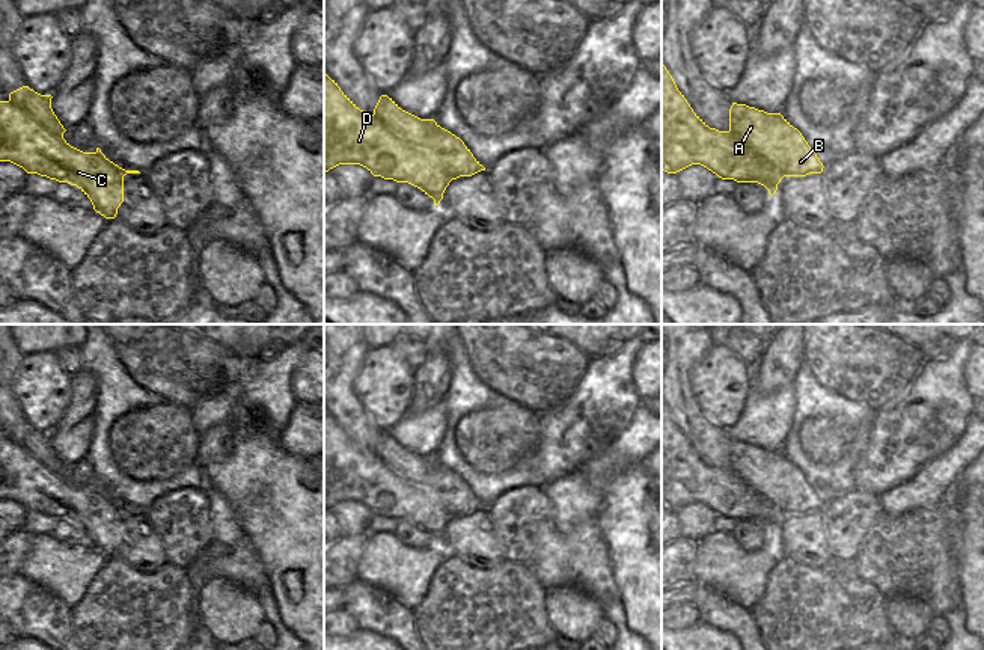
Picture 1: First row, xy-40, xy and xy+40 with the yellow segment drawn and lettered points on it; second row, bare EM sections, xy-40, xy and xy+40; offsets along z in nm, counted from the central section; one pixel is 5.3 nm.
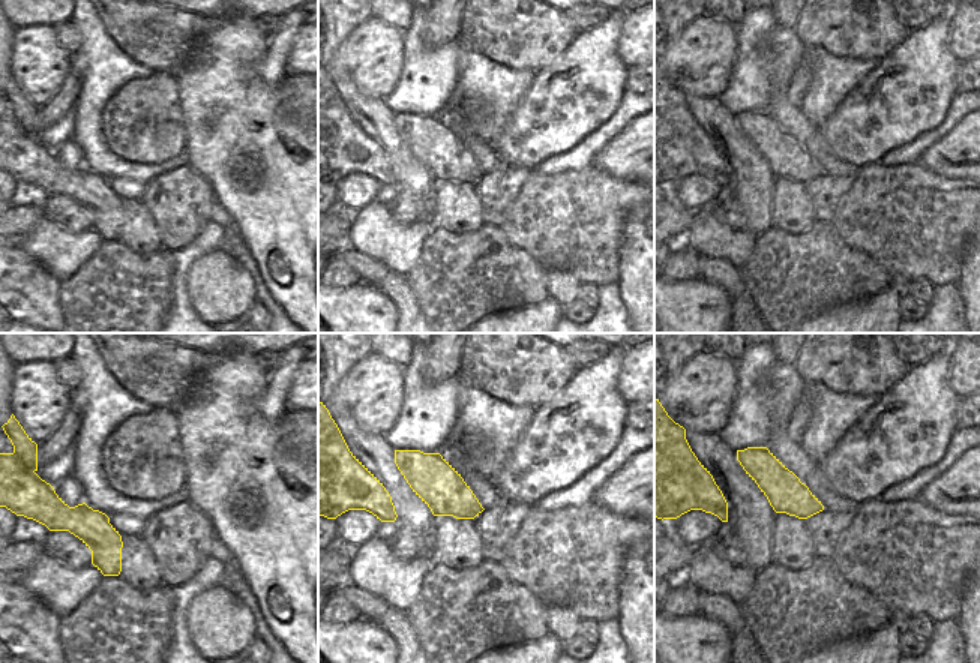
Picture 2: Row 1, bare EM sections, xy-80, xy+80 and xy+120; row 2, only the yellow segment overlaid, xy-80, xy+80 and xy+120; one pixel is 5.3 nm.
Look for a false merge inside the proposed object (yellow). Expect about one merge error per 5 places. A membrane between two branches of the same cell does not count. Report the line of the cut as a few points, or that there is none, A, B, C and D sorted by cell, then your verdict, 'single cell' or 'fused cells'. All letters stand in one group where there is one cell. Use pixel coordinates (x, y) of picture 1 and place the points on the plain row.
cut xy (372, 453), (406, 480), (427, 492), (452, 516); groups A B / C D; fused cells

